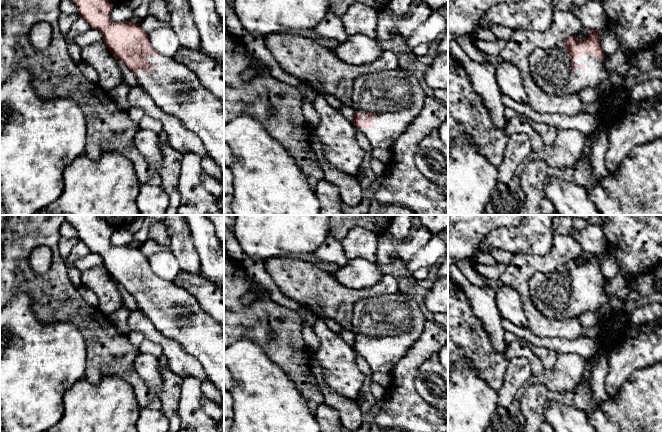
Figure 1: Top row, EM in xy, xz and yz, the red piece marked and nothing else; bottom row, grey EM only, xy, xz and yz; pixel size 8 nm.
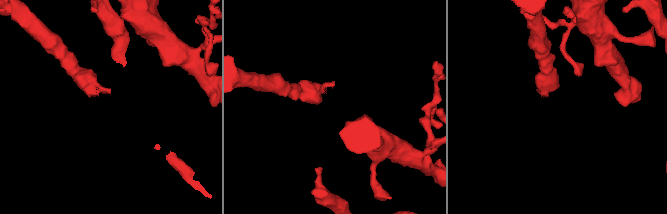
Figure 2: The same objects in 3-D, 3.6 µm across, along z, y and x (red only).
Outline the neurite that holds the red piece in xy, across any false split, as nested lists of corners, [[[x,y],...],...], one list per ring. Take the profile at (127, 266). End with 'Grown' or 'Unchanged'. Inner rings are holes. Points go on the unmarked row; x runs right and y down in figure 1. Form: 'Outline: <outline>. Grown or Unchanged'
Outline: [[[62,215],[78,232],[78,237],[92,253],[102,257],[103,265],[111,278],[122,285],[136,300],[139,310],[153,323],[163,335],[180,344],[184,351],[194,356],[203,366],[207,378],[216,386],[224,399],[224,332],[221,324],[209,316],[198,303],[196,298],[173,281],[163,280],[151,269],[149,260],[139,247],[114,246],[111,243],[113,228],[106,222],[104,215]]]. Grown

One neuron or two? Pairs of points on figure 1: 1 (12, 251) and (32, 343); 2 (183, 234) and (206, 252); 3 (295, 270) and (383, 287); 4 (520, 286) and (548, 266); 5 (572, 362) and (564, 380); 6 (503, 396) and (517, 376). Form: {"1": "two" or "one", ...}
{"1": "two", "2": "two", "3": "one", "4": "one", "5": "one", "6": "one"}

